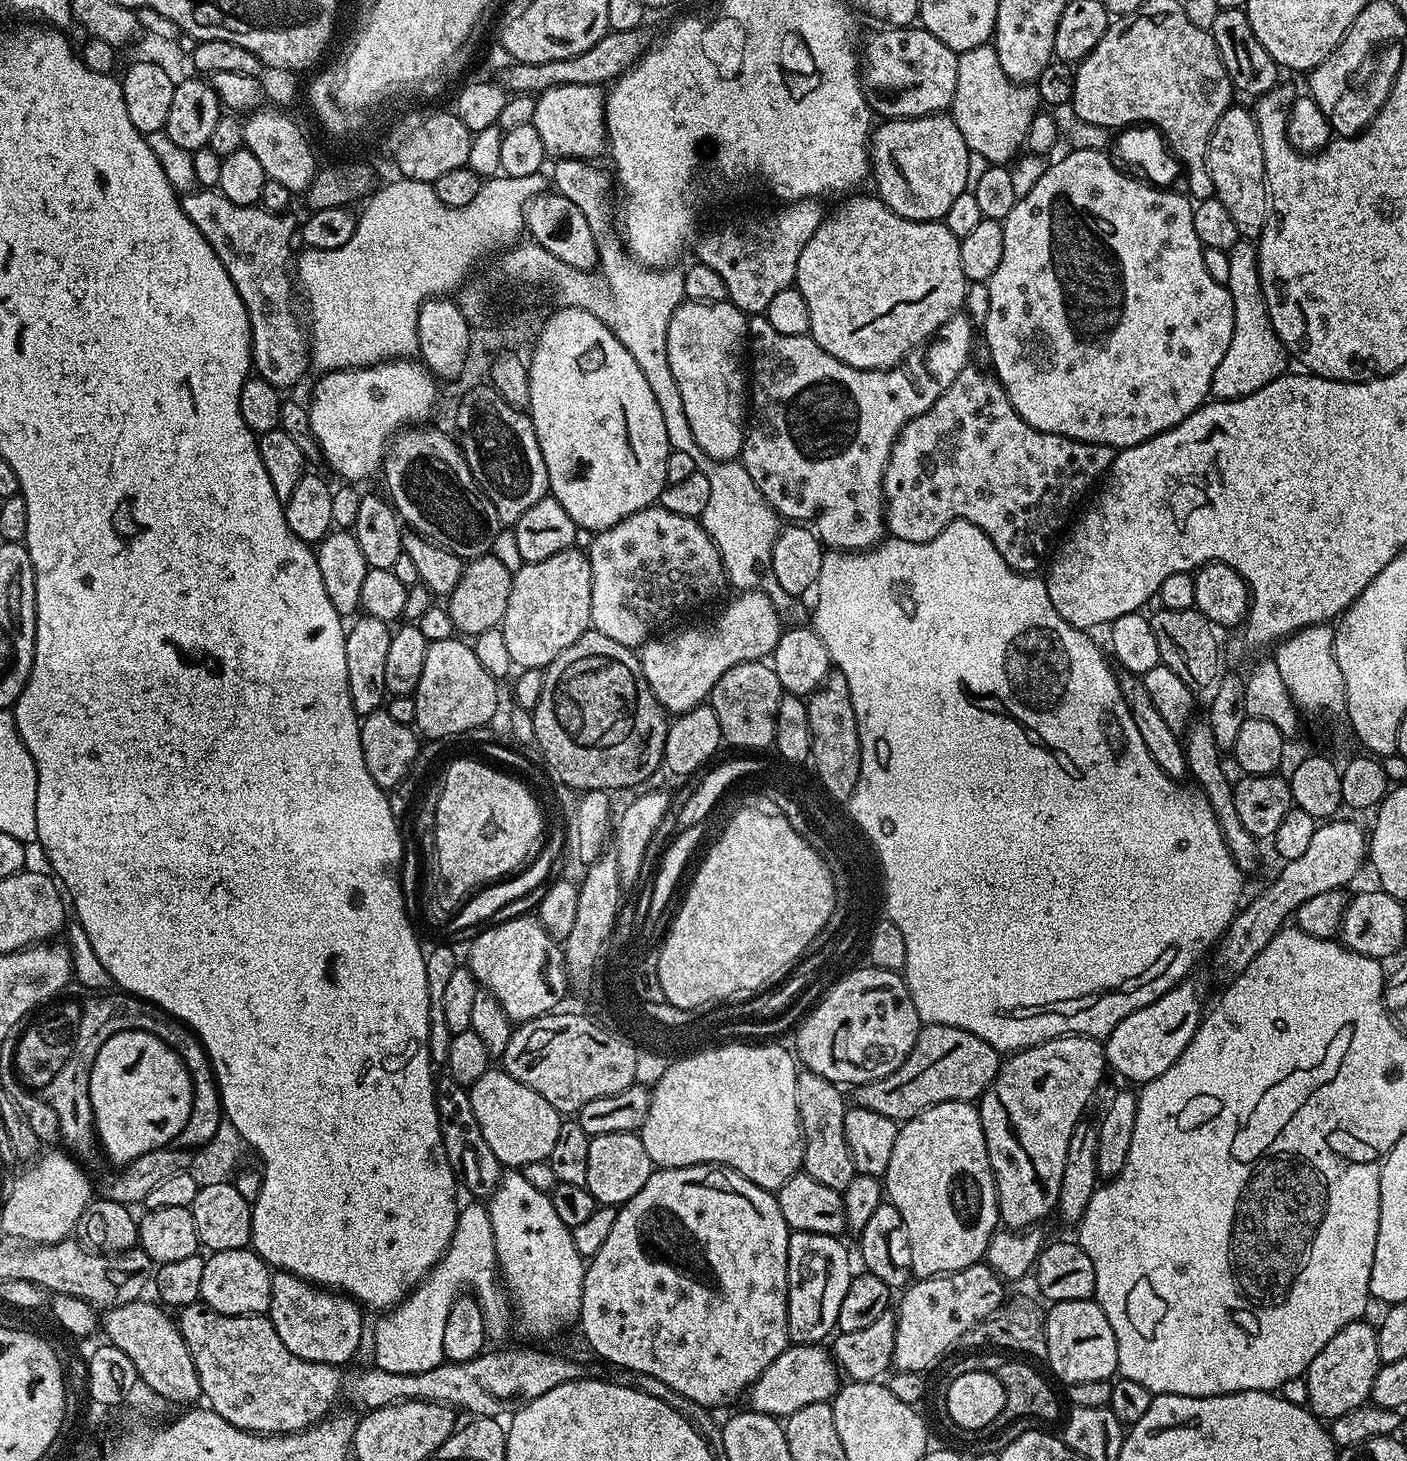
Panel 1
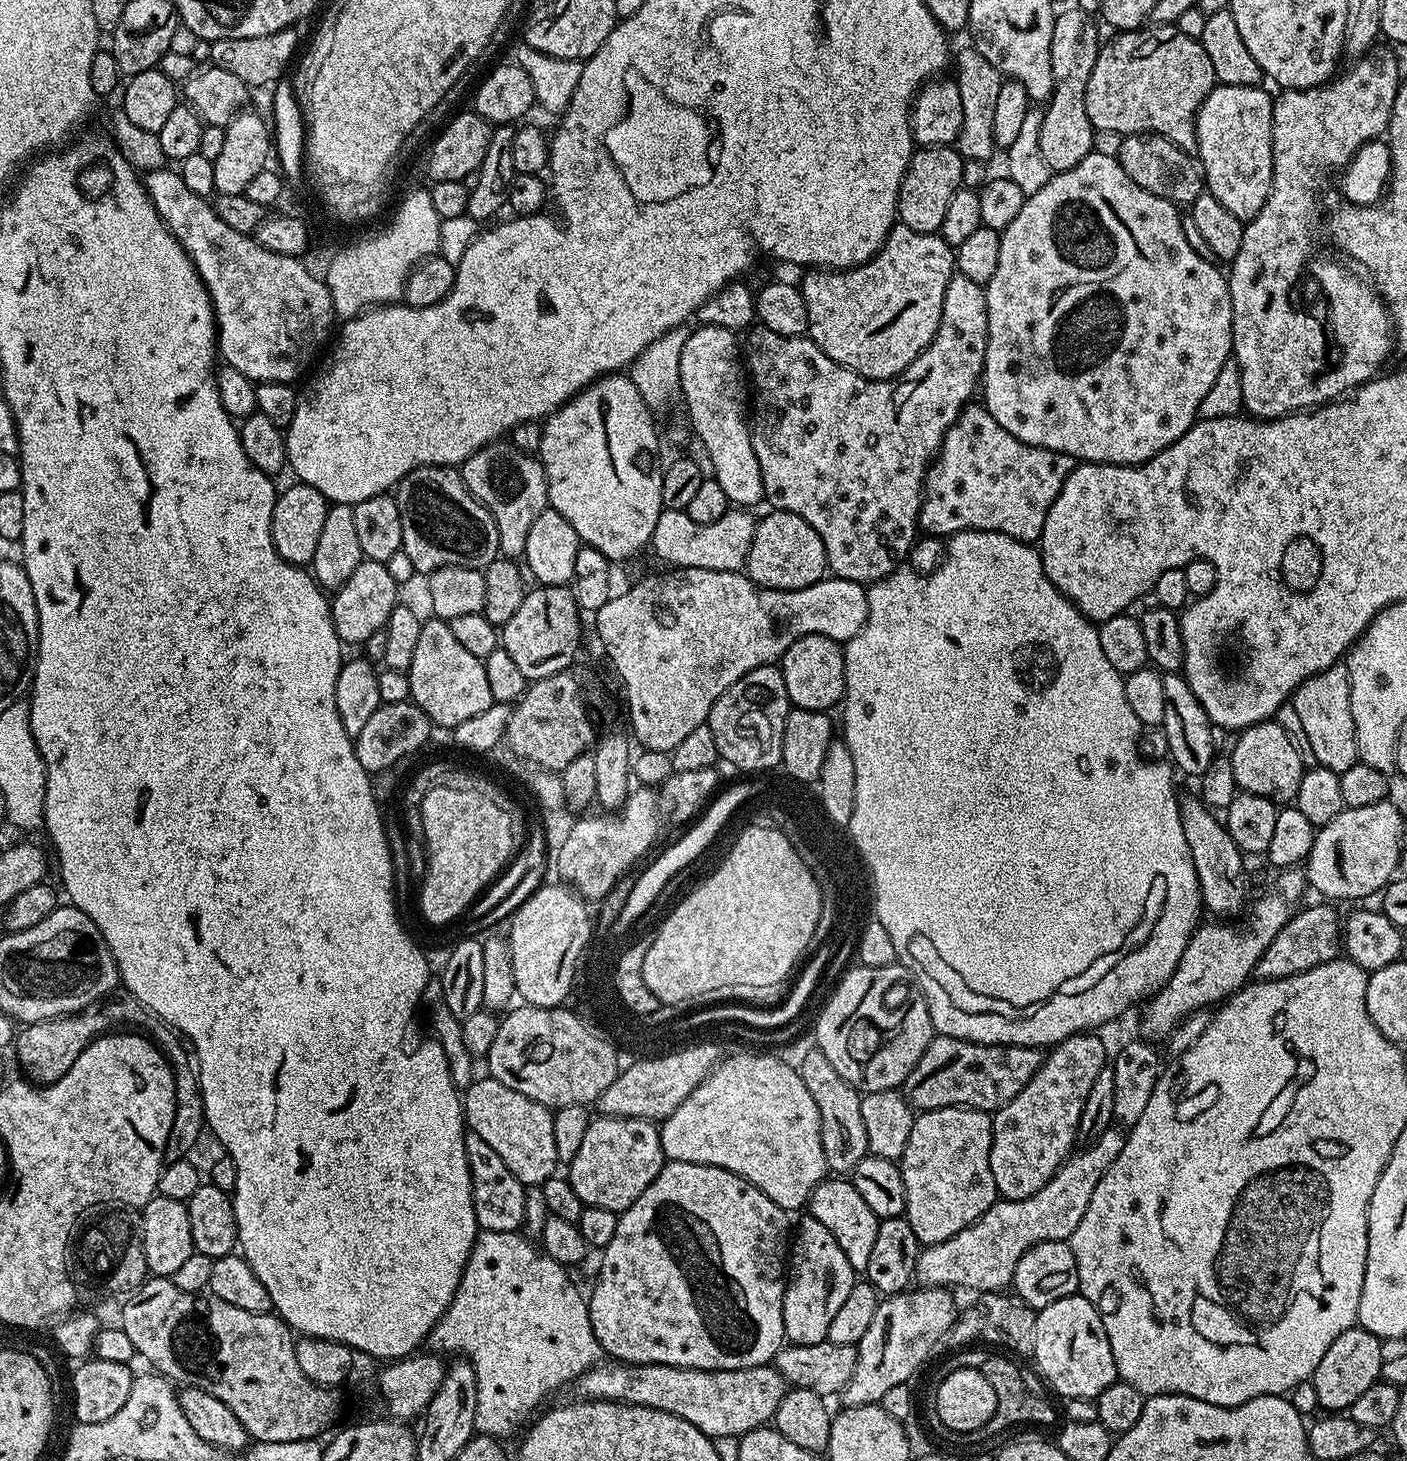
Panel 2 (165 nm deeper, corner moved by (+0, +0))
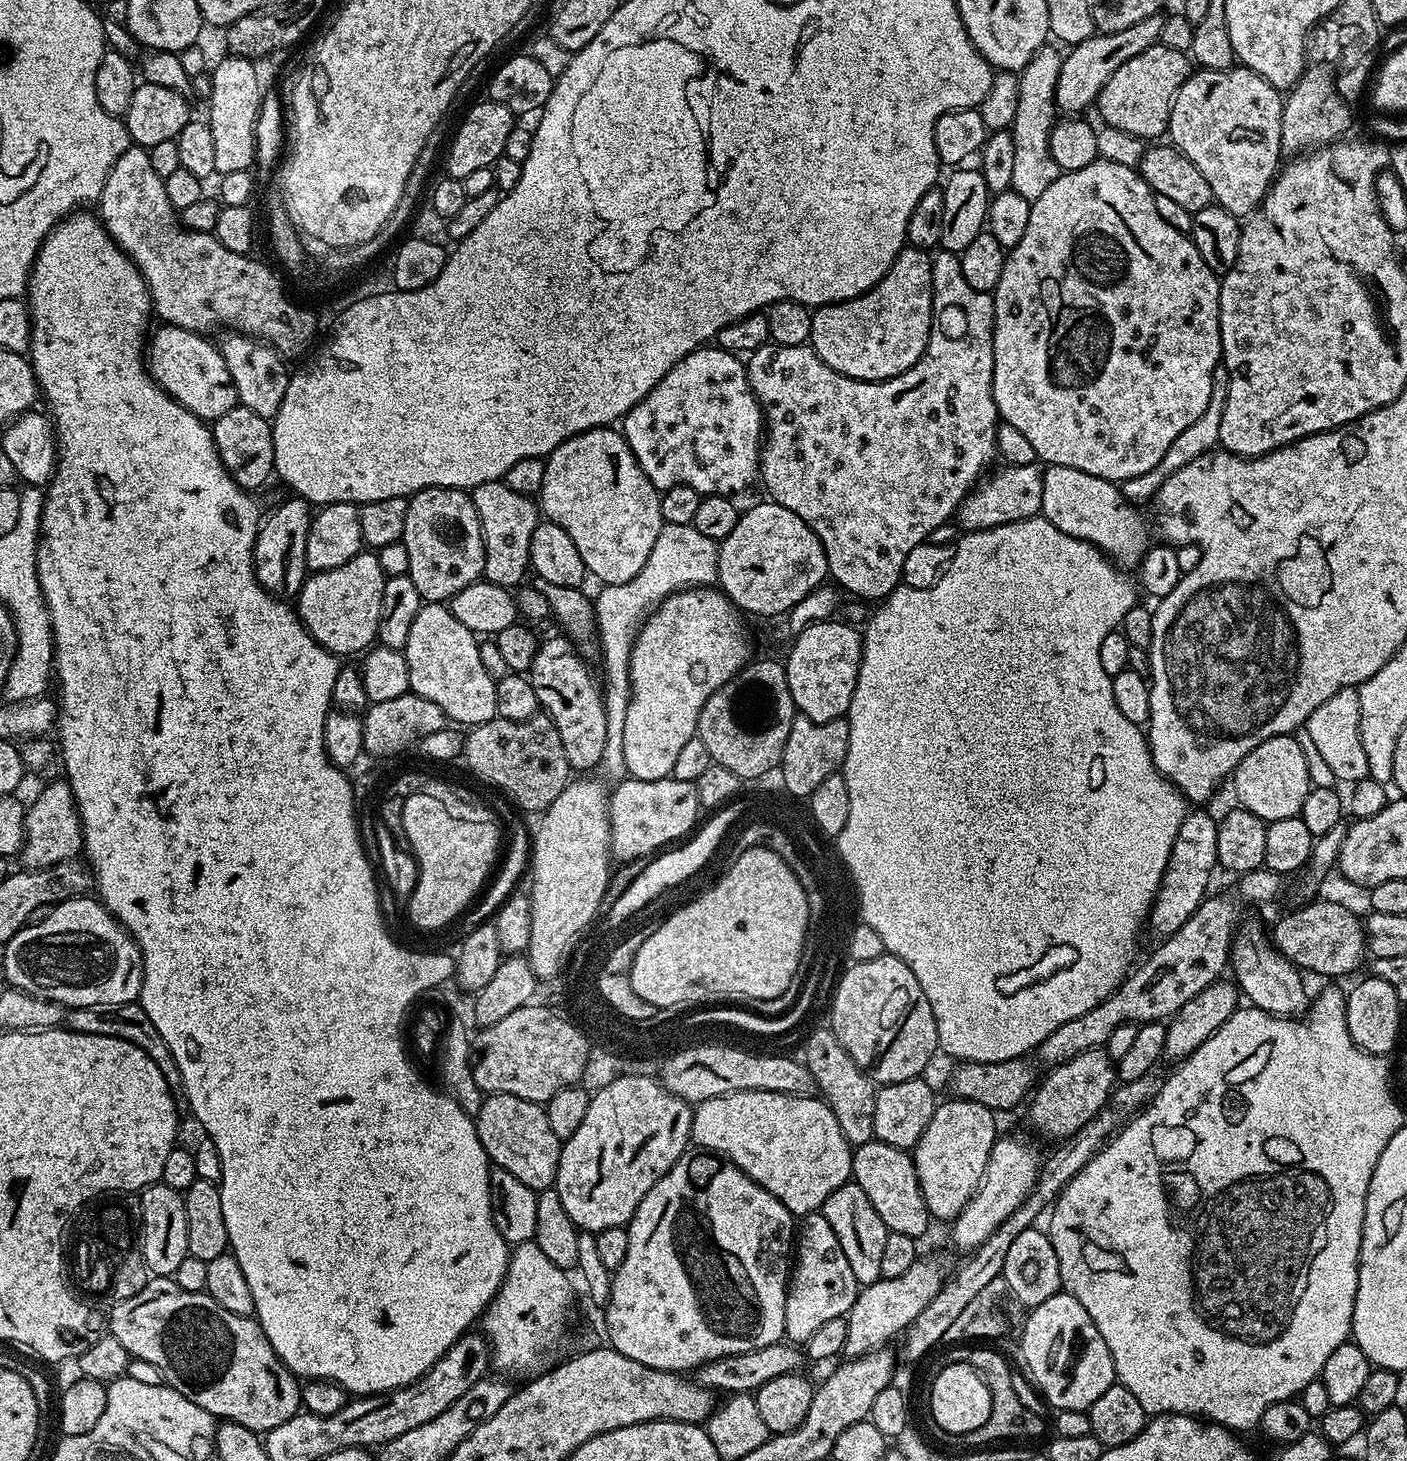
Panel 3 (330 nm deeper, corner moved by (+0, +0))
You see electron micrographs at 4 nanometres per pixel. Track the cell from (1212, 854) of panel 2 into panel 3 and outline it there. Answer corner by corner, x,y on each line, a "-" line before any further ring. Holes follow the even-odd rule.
1247,920
1237,927
1230,949
1230,972
1236,975
1234,980
1243,999
1251,1007
1261,1008
1275,1016
1303,1017
1310,1008
1310,992
1308,996
1301,969
1276,948
1269,933
1266,930
1264,933
1264,928
1258,921

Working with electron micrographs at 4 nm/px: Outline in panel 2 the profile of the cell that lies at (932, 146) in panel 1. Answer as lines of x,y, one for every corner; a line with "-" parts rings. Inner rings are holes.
955,147
926,148
913,151
912,161
908,163
906,174
902,178
902,186
896,203
896,215
899,223
910,230
939,233
942,218
946,218
946,206
950,206
950,198
965,183
964,167
966,161

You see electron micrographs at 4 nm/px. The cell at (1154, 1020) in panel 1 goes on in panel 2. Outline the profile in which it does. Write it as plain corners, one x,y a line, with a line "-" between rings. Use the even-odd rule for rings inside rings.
1299,867
1283,869
1277,876
1279,877
1275,880
1274,886
1264,893
1258,901
1255,902
1254,900
1249,907
1246,914
1248,920
1244,928
1235,929
1228,925
1231,924
1228,922
1212,922
1216,924
1204,925
1203,923
1192,933
1187,942
1186,950
1183,951
1182,958
1179,959
1178,966
1172,971
1167,982
1161,985
1159,990
1149,999
1151,1002
1142,1020
1143,1032
1141,1033
1145,1037
1152,1040
1159,1040
1158,1038
1162,1040
1169,1037
1183,1019
1198,1010
1209,1009
1210,1005
1236,991
1248,978
1251,979
1261,956
1272,944
1276,934
1284,928
1285,924
1299,909
1300,900
1304,892
1307,893
1308,890
1307,873

